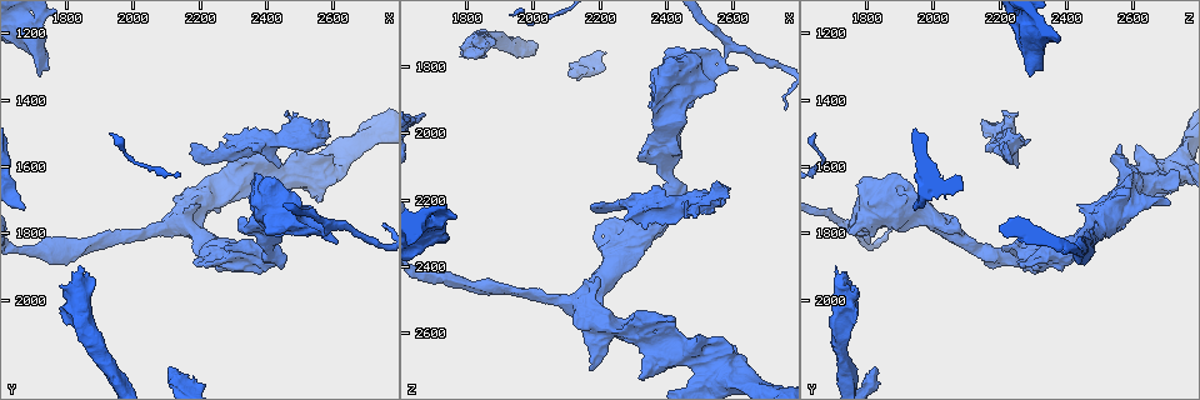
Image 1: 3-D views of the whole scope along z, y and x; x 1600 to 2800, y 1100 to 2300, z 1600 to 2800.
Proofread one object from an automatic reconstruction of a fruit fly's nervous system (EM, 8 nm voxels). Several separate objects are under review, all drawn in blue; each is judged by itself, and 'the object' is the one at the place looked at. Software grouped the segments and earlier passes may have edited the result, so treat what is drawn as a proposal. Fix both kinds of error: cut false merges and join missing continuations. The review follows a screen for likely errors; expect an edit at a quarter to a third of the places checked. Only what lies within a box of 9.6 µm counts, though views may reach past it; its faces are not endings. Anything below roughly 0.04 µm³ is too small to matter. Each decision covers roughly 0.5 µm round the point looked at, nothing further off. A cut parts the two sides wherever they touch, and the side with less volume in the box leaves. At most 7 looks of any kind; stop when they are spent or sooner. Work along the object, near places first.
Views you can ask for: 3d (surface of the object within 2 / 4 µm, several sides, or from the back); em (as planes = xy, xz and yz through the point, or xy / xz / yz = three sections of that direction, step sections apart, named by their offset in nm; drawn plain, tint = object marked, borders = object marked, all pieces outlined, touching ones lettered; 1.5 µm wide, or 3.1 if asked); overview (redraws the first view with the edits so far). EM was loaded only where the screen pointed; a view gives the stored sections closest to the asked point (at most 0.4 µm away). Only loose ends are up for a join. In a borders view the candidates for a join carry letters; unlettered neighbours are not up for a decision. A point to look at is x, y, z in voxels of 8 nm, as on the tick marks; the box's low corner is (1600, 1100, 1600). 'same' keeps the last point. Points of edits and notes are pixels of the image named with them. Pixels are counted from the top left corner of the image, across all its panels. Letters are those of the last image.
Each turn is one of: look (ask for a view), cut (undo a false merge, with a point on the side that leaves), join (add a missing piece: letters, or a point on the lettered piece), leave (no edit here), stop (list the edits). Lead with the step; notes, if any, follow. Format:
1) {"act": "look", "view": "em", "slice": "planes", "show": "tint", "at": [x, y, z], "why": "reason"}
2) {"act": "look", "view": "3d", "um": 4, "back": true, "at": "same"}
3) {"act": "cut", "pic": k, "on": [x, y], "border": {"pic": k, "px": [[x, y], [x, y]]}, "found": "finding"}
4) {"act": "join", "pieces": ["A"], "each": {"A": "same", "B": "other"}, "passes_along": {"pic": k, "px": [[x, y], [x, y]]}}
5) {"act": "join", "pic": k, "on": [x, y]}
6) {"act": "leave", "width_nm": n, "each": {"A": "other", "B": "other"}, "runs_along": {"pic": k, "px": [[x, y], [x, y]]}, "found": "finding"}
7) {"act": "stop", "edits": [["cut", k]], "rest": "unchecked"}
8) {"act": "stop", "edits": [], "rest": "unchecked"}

{"act": "look", "view": "3d", "um": 2, "at": [2170, 1530, 2210], "why": "an open end"}

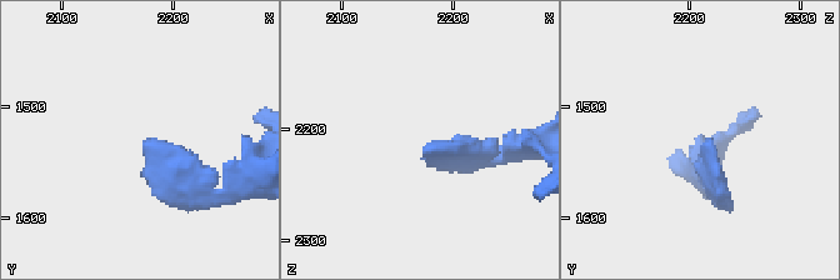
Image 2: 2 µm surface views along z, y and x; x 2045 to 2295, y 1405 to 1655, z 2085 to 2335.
{"act": "look", "view": "em", "slice": "planes", "show": "borders", "at": [2174, 1532, 2212], "why": "need the tissue"}

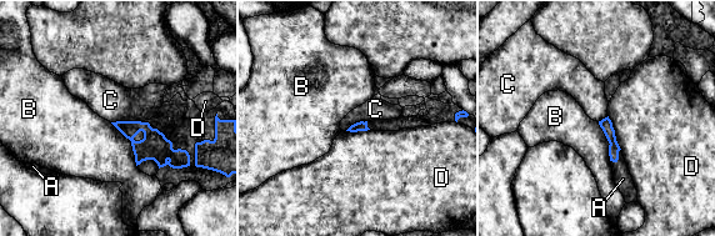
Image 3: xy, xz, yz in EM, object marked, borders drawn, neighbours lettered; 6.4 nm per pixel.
{"act": "join", "pieces": ["A"], "each": {"A": "same", "B": "other", "C": "other", "D": "other"}, "passes_along": {"pic": 3, "px": [[605, 124], [618, 156], [623, 179]]}, "found": "it goes on there"}

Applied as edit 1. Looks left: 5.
{"act": "look", "view": "3d", "um": 4, "at": [1710, 1330, 2300], "why": "stops while still wide"}

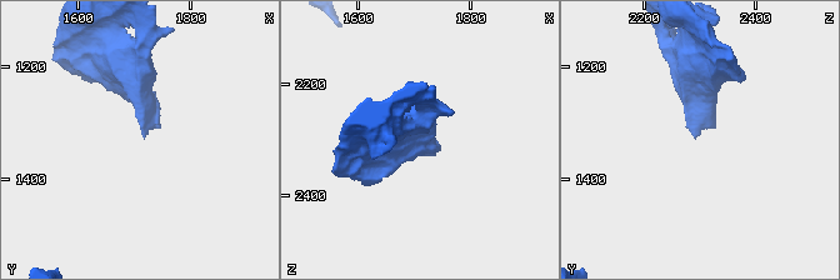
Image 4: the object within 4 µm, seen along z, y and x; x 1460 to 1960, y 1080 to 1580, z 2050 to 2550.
{"act": "look", "view": "em", "slice": "xz", "step": 4, "show": "tint", "at": [1715, 1325, 2295], "why": "need the tissue"}

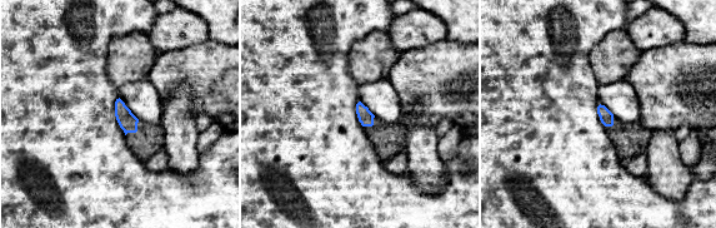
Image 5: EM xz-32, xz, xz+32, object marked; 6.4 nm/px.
{"act": "look", "view": "em", "slice": "planes", "show": "borders", "at": "same"}

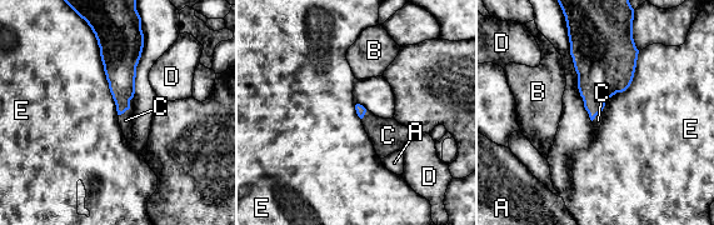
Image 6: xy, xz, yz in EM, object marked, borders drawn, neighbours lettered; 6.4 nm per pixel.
{"act": "join", "pieces": ["C"], "each": {"A": "other", "B": "other", "C": "same", "D": "other", "E": "other"}, "found": "it goes on there"}

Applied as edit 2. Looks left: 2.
{"act": "look", "view": "em", "slice": "yz", "step": 8, "show": "tint", "at": [1840, 1900, 1710], "why": "stops while still wide"}

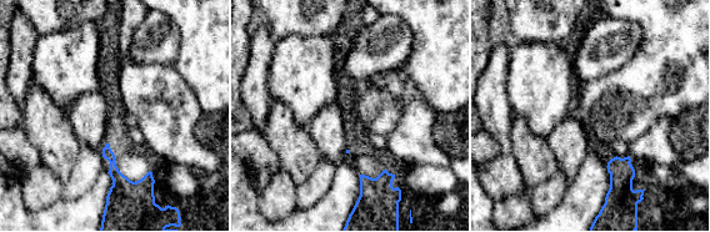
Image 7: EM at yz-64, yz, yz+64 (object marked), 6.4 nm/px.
{"act": "look", "view": "em", "slice": "planes", "show": "borders", "at": "same", "why": "another direction"}

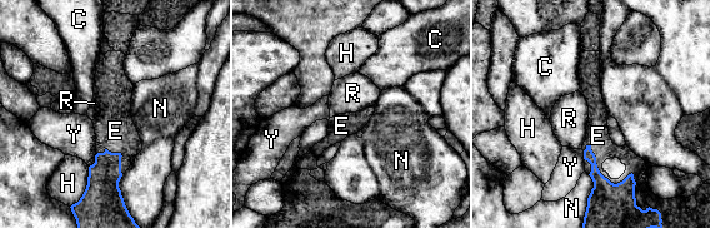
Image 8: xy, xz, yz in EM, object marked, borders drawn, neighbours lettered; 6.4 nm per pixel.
{"act": "join", "pieces": ["E"], "each": {"C": "other", "E": "same", "H": "other", "N": "other", "R": "other", "Y": "other"}, "passes_along": {"pic": 8, "px": [[611, 214], [604, 177], [601, 144]]}, "found": "it goes on there"}

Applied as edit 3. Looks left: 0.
{"act": "stop", "edits": [["join", 3], ["join", 6], ["join", 8]], "rest": "unchecked"}

